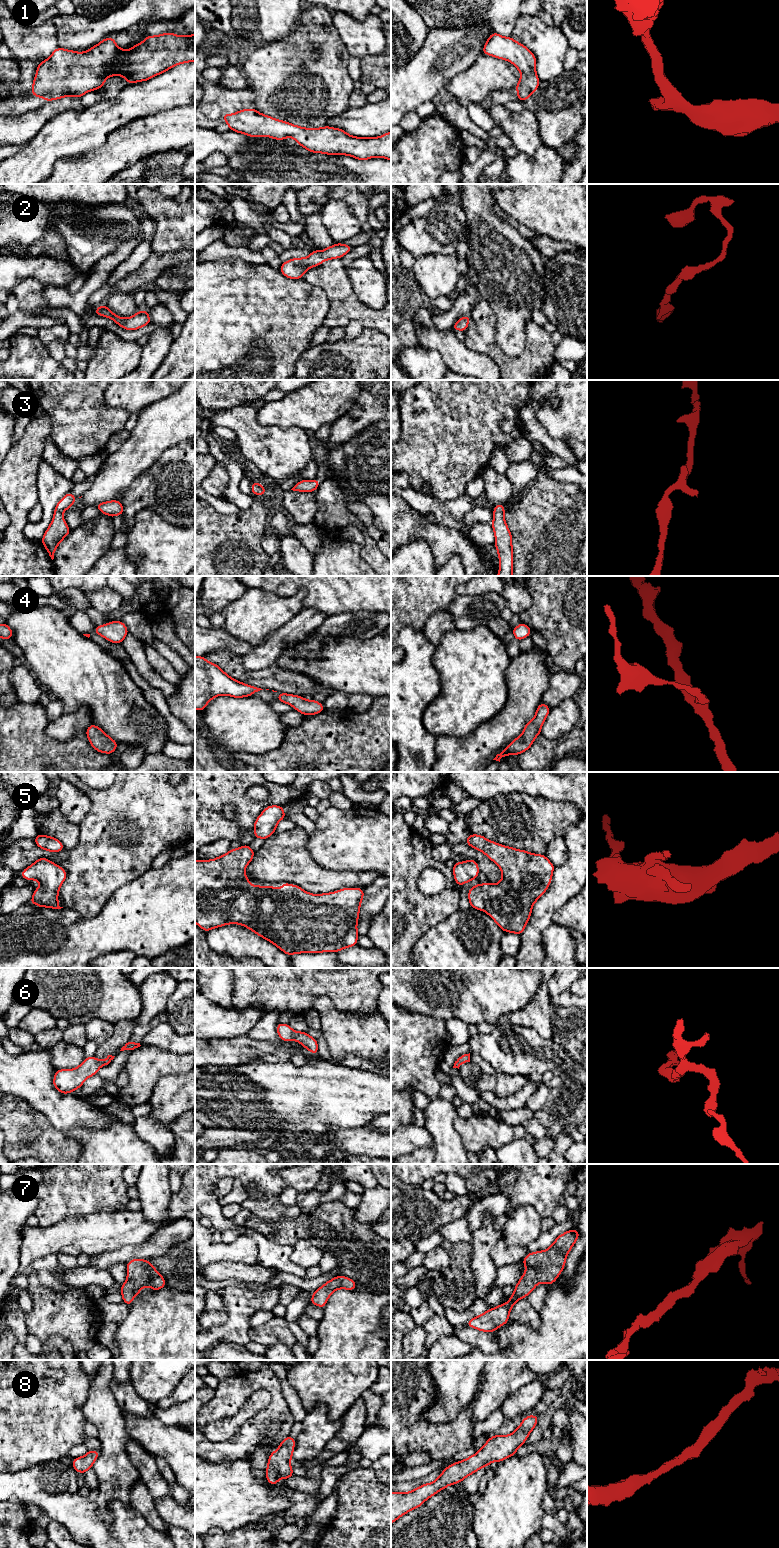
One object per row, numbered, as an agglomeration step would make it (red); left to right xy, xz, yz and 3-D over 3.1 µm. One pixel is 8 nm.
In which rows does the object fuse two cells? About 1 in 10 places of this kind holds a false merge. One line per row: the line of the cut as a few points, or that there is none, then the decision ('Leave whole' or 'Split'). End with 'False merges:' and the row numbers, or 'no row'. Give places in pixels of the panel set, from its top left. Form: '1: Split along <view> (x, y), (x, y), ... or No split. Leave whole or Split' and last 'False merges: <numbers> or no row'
1: No split. Leave whole
2: No split. Leave whole
3: No split. Leave whole
4: No split. Leave whole
5: No split. Leave whole
6: No split. Leave whole
7: No split. Leave whole
8: No split. Leave whole
False merges: no row

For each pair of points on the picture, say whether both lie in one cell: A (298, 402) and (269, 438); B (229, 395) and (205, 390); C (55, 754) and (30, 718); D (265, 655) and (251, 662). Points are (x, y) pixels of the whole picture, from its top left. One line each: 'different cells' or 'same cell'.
A: different cells
B: same cell
C: same cell
D: same cell

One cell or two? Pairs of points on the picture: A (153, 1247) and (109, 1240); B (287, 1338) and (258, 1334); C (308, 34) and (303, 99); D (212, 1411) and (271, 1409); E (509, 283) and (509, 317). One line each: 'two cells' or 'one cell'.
A: one cell
B: one cell
C: one cell
D: one cell
E: one cell

